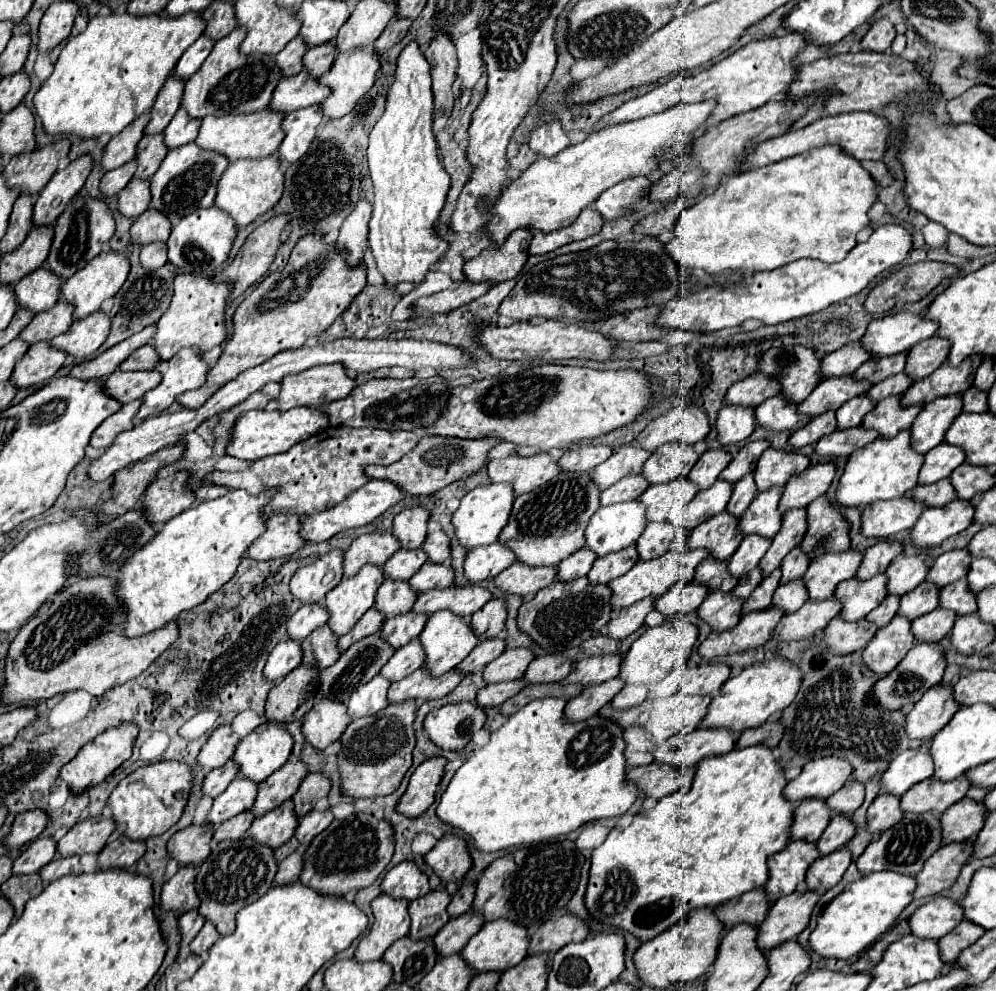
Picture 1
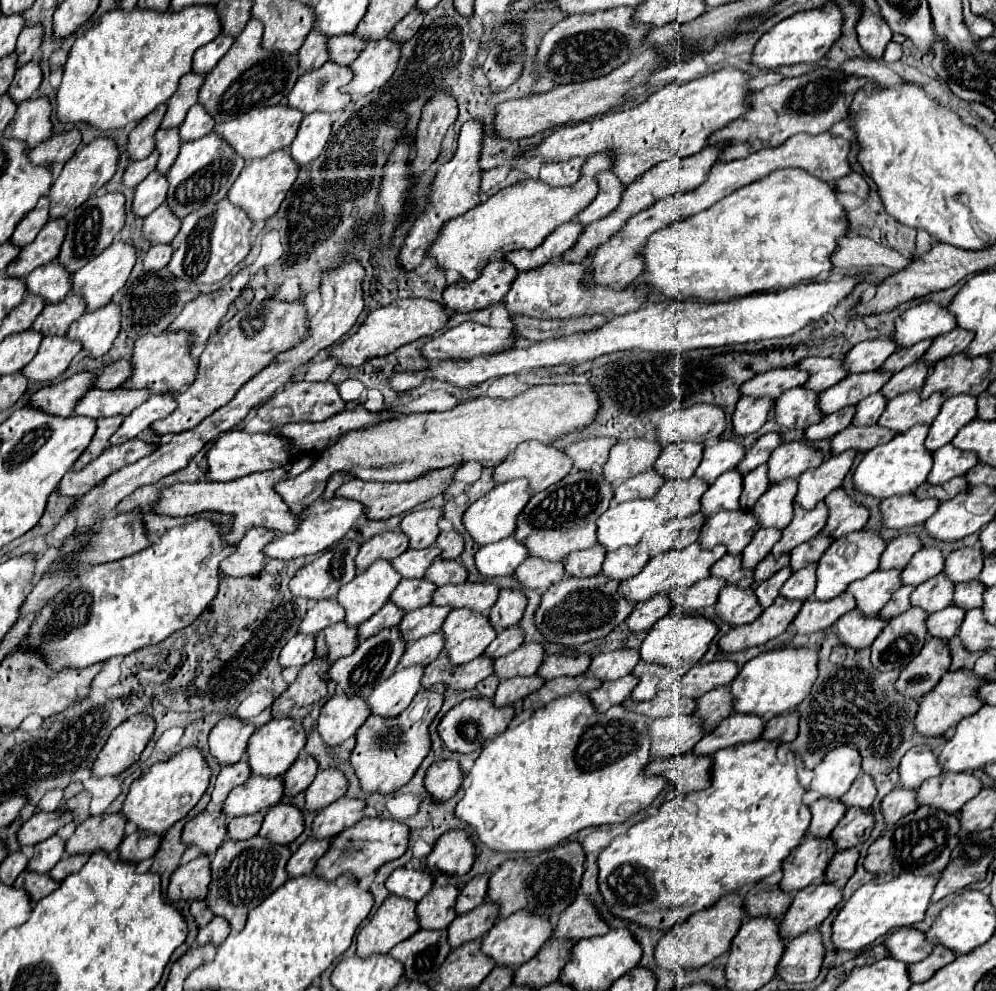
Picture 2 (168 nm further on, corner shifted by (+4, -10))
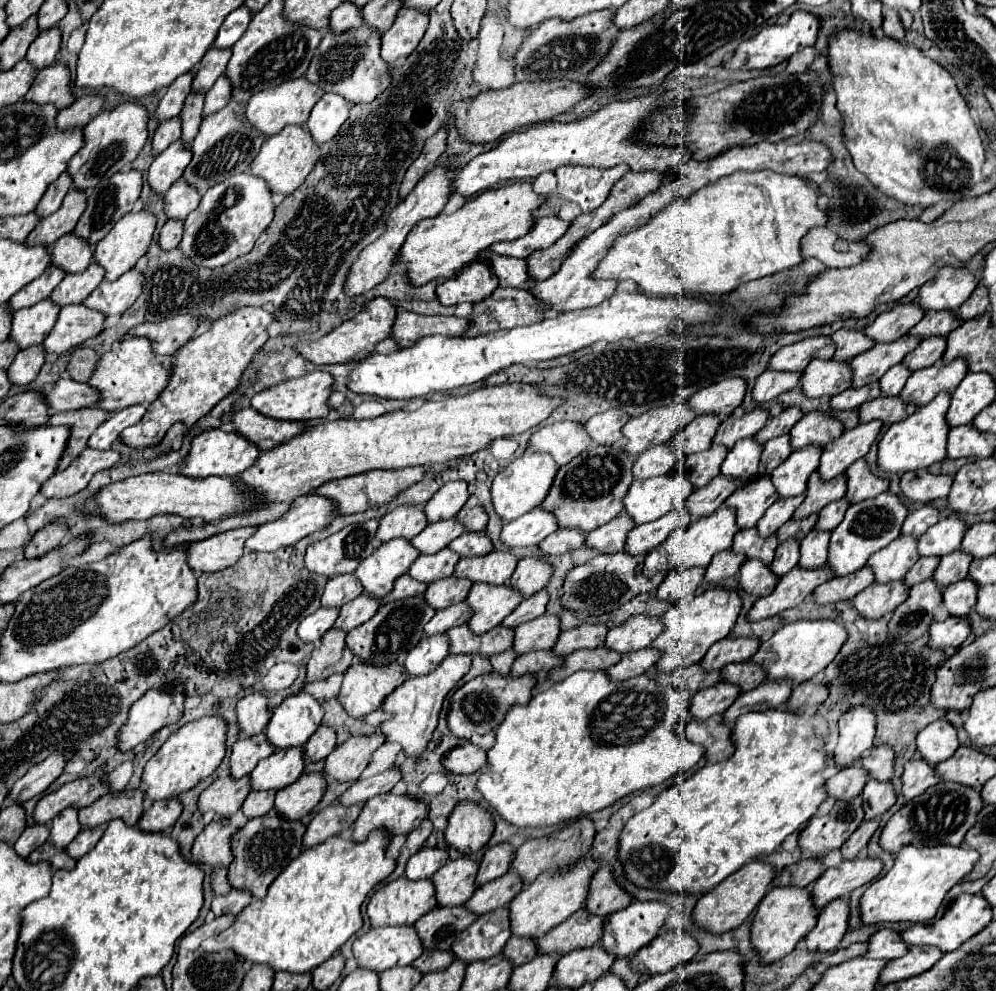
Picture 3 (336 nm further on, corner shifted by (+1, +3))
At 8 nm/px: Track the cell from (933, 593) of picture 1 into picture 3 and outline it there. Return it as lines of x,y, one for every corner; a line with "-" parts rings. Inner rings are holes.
953,551
949,555
941,557
941,563
935,571
935,581
939,581
939,585
947,587
955,581
961,581
967,577
969,573
969,565
971,565
973,557
965,551

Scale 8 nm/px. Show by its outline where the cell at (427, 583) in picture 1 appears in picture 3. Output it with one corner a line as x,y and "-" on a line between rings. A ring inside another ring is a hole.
467,531
461,537
453,539
449,543
449,549
459,553
461,557
465,557
465,555
487,555
493,551
493,543
483,531
473,531
473,533

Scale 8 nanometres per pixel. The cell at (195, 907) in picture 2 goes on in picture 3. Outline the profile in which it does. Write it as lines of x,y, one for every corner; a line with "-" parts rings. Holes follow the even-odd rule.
223,865
213,869
213,891
215,895
227,895
231,891
231,883
227,879
227,867

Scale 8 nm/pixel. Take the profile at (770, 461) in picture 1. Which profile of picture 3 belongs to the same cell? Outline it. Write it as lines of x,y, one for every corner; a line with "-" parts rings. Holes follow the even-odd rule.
811,411
803,415
803,419
791,429
791,445
793,451
807,447
807,445
827,445
843,433
843,423
829,413

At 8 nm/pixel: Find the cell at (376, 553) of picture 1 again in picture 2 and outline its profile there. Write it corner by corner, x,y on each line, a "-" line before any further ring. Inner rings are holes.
382,532
366,540
356,554
356,574
364,572
376,560
392,560
408,550
408,538
402,532

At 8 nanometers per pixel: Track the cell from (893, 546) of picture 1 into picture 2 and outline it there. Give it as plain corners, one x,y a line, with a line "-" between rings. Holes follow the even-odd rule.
902,534
896,536
886,550
880,556
880,566
882,570
902,570
904,564
908,564
908,560
920,550
920,540
914,534

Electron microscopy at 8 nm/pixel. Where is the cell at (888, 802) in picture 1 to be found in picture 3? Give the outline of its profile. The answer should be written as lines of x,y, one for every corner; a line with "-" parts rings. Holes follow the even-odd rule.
911,759
903,773
903,795
907,801
911,801
939,781
941,779
935,775
935,769
931,765
923,763
923,759

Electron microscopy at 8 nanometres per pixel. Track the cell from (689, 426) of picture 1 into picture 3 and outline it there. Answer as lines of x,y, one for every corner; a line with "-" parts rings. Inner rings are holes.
733,377
703,387
689,399
689,405
697,415
717,413
721,417
729,417
741,405
745,393
747,393
747,381

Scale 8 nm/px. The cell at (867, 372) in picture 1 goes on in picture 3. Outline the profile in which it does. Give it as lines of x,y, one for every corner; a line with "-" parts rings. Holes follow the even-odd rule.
927,311
925,317
909,333
923,339
931,335
947,337
959,325
961,325
961,319
959,315
955,315
955,311

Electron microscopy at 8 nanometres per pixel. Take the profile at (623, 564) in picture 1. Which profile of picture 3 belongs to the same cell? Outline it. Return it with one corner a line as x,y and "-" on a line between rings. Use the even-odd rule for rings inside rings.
675,509
669,511
667,515
651,521
637,525
631,535
627,537
627,553
649,553
653,551
659,543
667,539
667,535
677,529
679,525
689,525
689,511
687,509

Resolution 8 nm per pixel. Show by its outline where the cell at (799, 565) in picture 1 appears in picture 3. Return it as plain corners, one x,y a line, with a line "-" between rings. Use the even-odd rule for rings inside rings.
841,497
841,499
835,501
835,503
827,503
827,507
823,507
823,509
819,511
819,521
817,521
815,529
833,531
833,529
841,523
841,519
843,519
843,515
845,515
845,511
847,511
849,505
851,505
851,503
847,503
845,497

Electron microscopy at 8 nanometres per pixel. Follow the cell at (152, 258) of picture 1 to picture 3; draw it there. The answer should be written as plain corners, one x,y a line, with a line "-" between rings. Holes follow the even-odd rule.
169,219
163,229
161,229
161,239
159,239
159,245
161,249
169,251
169,249
175,249
179,243
181,243
181,237
183,237
183,221
179,219

